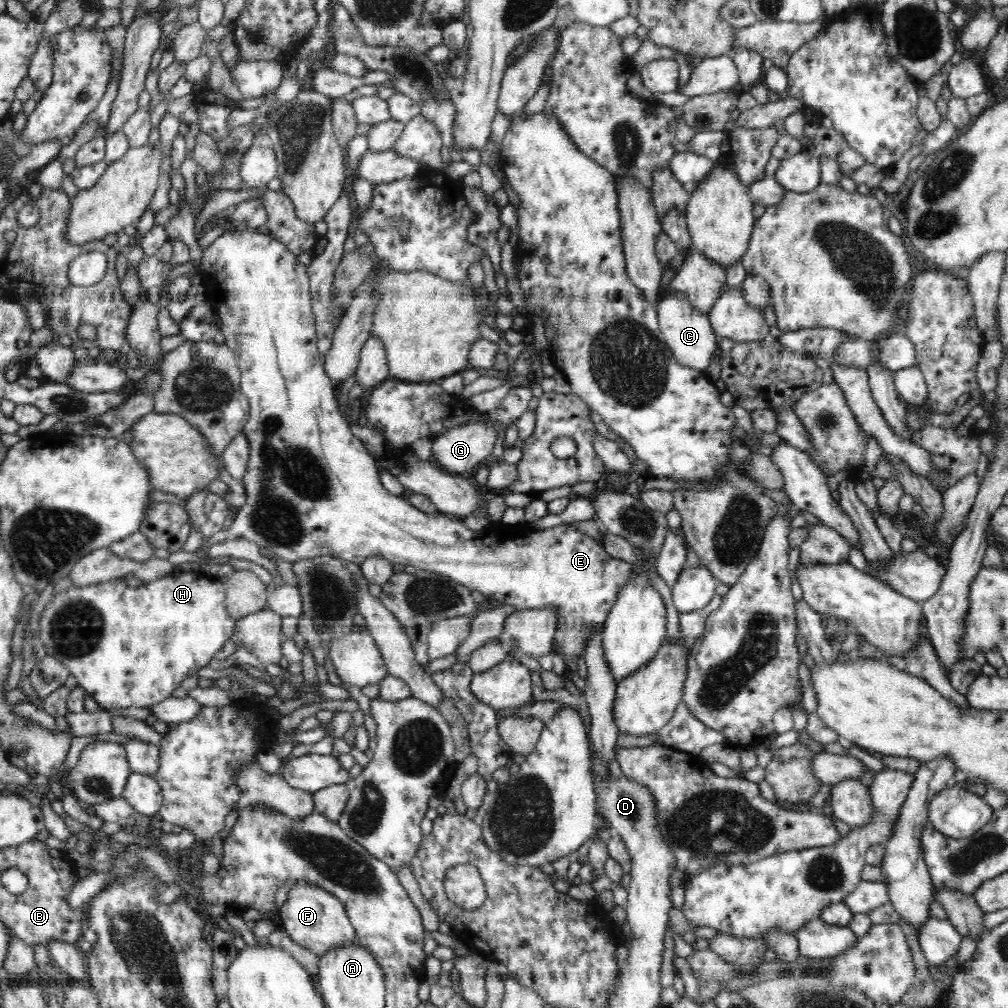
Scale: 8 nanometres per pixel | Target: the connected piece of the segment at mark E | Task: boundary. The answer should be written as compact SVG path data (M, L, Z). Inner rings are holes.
M239 225L232 230L226 230L221 236L203 250L200 271L207 281L207 285L215 287L220 294L217 308L220 313L218 315L217 325L225 336L225 343L237 356L237 365L241 370L241 391L249 402L249 416L243 431L248 437L248 445L250 445L249 459L247 462L246 472L244 473L242 483L245 486L246 501L243 506L236 509L232 524L227 529L220 529L213 534L204 544L204 550L199 549L197 552L199 557L206 557L205 548L214 543L221 543L230 538L245 538L250 542L255 542L260 548L268 548L273 554L288 562L296 562L296 560L308 560L314 556L333 556L354 564L361 564L369 556L382 555L388 563L404 564L412 566L420 570L434 571L442 575L450 577L458 584L467 586L468 589L477 590L484 594L491 604L508 604L514 606L518 612L520 609L532 608L557 608L559 612L559 626L555 635L554 643L559 646L566 655L572 657L584 658L584 650L586 650L586 638L592 632L603 632L604 622L608 618L610 609L615 604L618 591L631 579L631 570L633 564L626 562L620 558L610 556L604 547L600 546L593 538L586 536L580 532L573 524L564 523L550 528L534 530L532 527L522 527L520 529L506 529L506 532L497 533L492 530L493 523L488 524L482 531L474 531L466 527L462 520L454 518L438 511L437 513L426 514L419 511L408 500L401 495L392 495L384 488L380 482L380 472L378 470L377 459L371 455L366 449L366 445L350 431L349 424L345 421L339 410L339 401L335 395L335 384L326 375L324 369L323 356L319 353L317 347L316 323L312 310L312 297L310 294L310 280L307 272L307 266L300 264L297 256L290 252L290 249L278 241L272 233L263 234L258 228L244 227Z

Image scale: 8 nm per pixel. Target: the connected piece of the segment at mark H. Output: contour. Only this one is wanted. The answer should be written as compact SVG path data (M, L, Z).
M176 570L168 576L163 576L158 580L141 584L139 587L131 588L126 585L123 577L113 578L103 583L94 583L90 586L76 587L72 584L67 590L57 593L49 601L42 612L40 625L38 627L38 638L44 645L47 655L59 660L72 676L76 677L78 686L81 687L86 694L92 695L92 699L96 699L100 710L109 710L110 708L130 708L136 706L138 708L150 708L157 705L161 700L172 696L176 688L188 677L197 674L198 670L208 665L214 658L214 655L223 648L225 642L235 633L235 619L230 617L226 607L226 589L225 583L220 582L218 577L210 573Z

